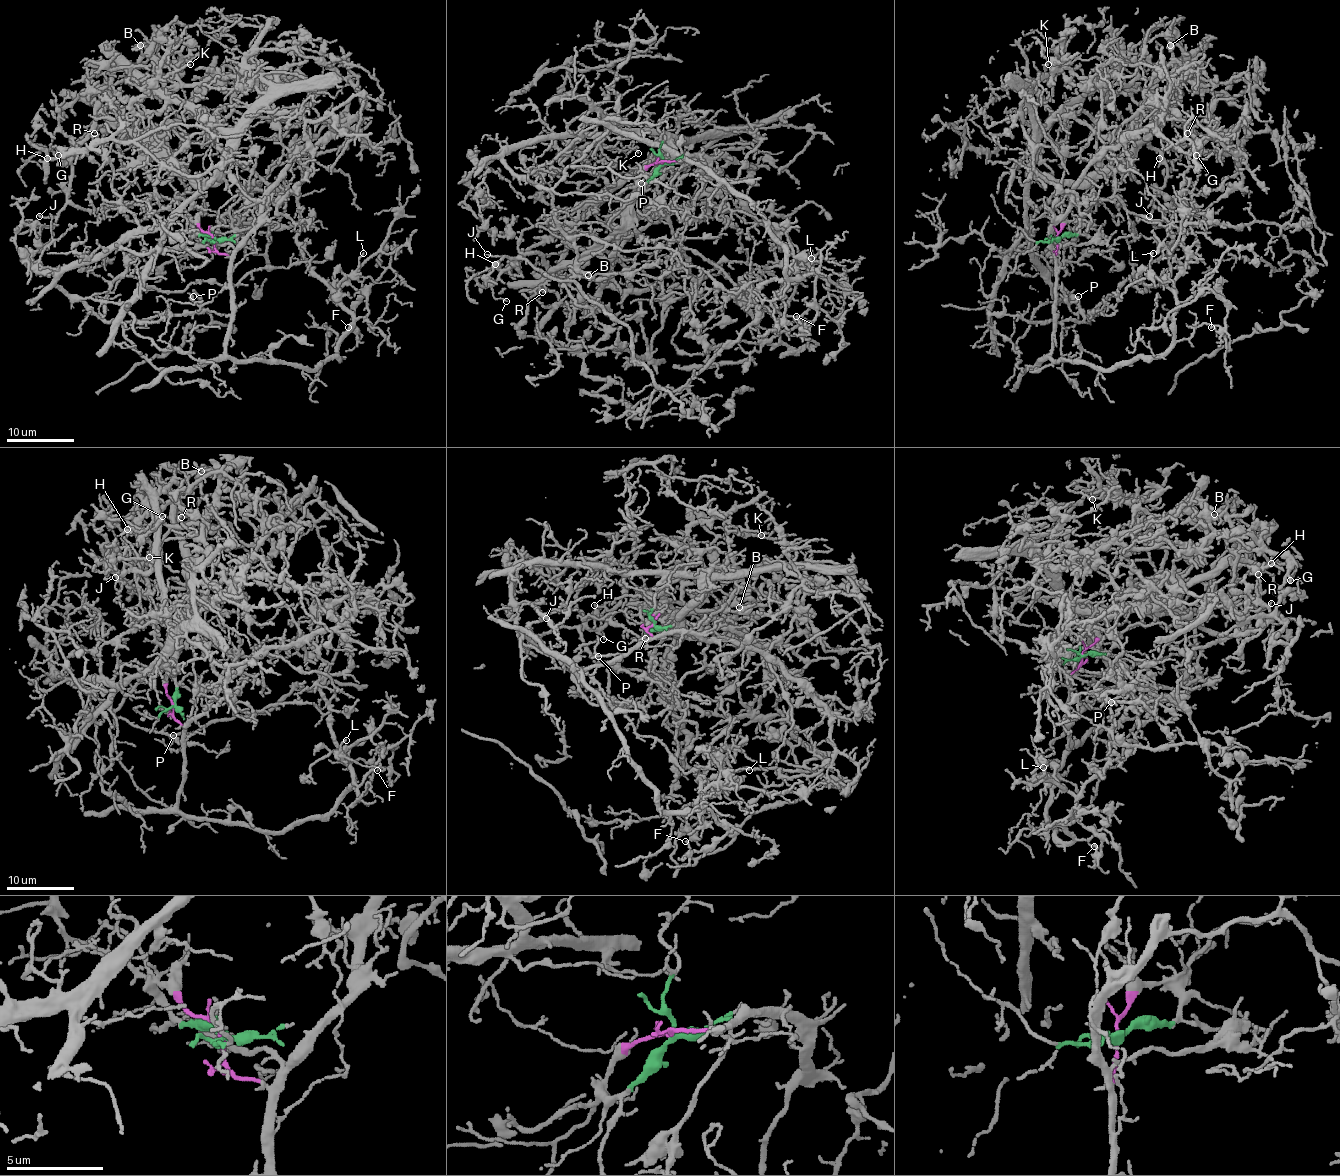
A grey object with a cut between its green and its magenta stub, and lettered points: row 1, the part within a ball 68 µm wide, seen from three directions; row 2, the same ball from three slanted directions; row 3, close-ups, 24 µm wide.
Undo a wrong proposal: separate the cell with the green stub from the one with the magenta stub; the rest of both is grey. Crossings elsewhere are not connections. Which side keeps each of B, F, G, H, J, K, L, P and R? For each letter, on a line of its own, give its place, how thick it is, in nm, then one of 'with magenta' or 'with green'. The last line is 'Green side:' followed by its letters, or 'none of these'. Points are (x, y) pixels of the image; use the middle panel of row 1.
B: at (588, 275); 150 nm thick; with green
F: at (796, 316); 140 nm thick; with magenta
G: at (506, 301); 110 nm thick; with green
H: at (495, 264); 130 nm thick; with green
J: at (487, 254); 120 nm thick; with green
K: at (638, 153); 100 nm thick; with green
L: at (811, 258); 120 nm thick; with magenta
P: at (641, 183); 130 nm thick; with magenta
R: at (542, 292); 120 nm thick; with green
Green side: B, G, H, J, K, R

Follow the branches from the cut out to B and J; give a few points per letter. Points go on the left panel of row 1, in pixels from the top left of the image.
B: (214, 239), (158, 202), (141, 165), (136, 126), (165, 99), (124, 65), (111, 77), (155, 43), (140, 45)
J: (214, 239), (158, 202), (136, 126), (165, 99), (119, 63), (92, 129), (69, 153), (65, 205), (38, 215)

